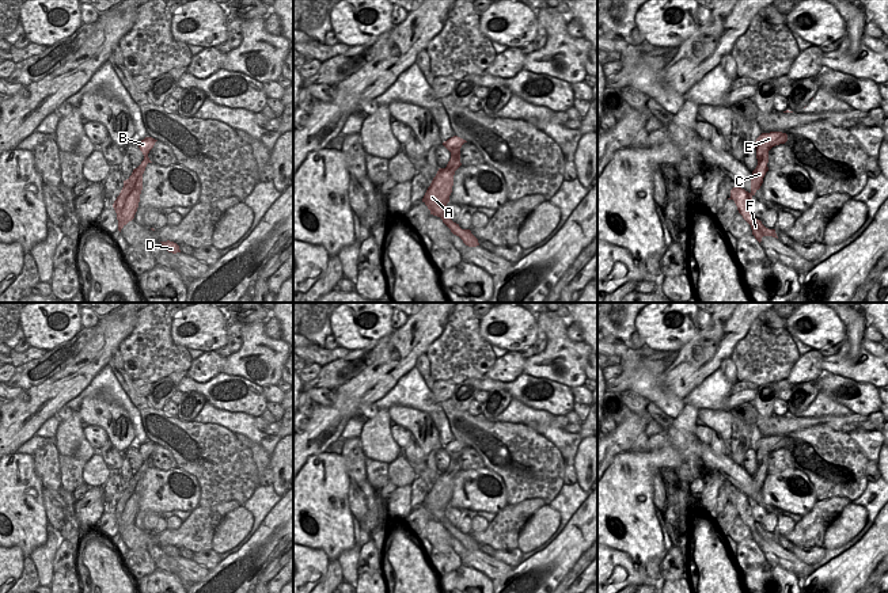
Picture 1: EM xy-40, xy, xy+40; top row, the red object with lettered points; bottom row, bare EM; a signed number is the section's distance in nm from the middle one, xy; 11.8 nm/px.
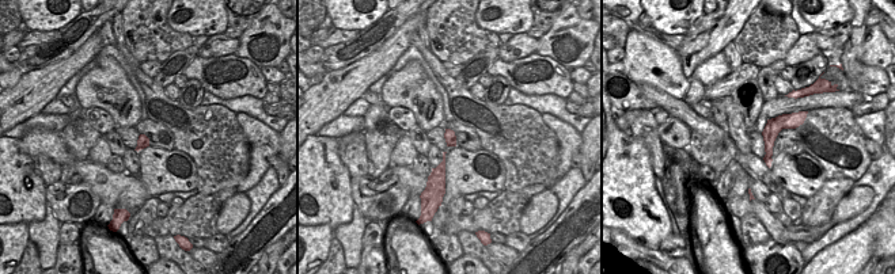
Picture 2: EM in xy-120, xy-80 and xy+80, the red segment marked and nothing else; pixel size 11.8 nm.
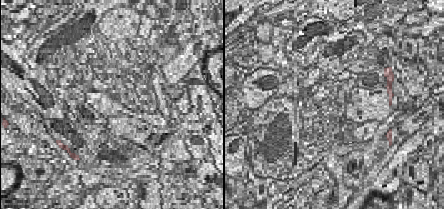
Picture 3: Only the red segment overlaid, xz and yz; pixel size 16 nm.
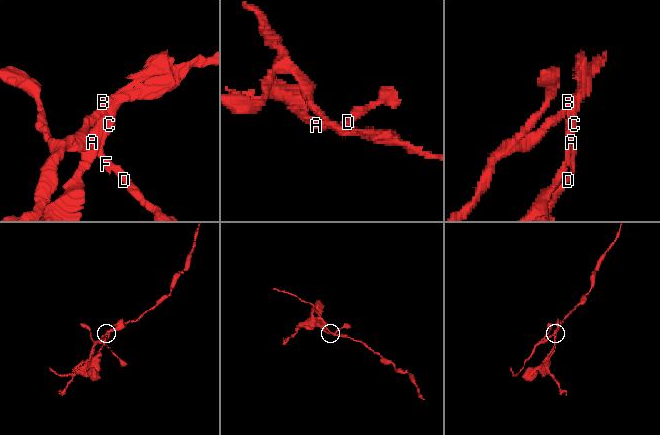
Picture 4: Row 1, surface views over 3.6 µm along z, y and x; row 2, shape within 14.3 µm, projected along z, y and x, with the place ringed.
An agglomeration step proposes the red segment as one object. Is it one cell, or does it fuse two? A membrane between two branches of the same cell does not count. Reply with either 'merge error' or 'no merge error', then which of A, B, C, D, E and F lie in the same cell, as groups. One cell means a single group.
merge error; groups A C D F / B E

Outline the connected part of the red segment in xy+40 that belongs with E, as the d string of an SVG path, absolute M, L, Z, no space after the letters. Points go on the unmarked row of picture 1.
M770 436L770 437L762 437L756 445L756 459L759 463L764 461L769 467L769 455L779 448L785 448L788 445L788 438L782 436Z

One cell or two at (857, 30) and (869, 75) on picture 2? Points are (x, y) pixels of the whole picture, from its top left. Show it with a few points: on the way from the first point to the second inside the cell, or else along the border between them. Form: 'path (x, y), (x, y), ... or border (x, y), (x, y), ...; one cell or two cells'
border (864, 65), (859, 77), (859, 92); two cells

